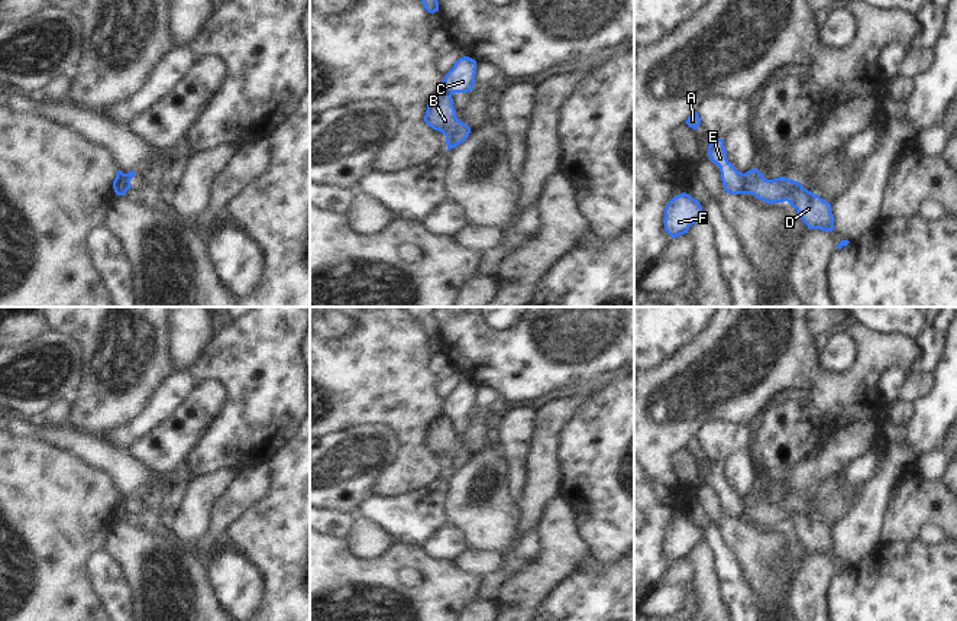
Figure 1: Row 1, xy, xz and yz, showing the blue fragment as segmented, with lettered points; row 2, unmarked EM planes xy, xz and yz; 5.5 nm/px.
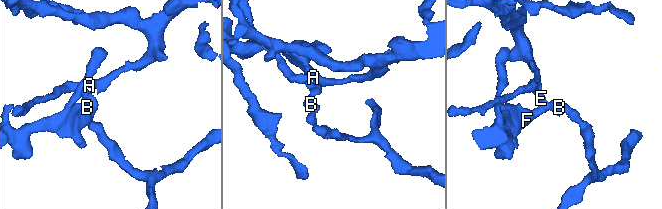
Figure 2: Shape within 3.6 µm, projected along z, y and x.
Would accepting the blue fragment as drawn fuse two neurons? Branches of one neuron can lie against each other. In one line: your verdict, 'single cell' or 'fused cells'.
fused cells

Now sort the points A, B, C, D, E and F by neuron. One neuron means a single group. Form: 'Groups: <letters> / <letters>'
Groups: A B D / C E F

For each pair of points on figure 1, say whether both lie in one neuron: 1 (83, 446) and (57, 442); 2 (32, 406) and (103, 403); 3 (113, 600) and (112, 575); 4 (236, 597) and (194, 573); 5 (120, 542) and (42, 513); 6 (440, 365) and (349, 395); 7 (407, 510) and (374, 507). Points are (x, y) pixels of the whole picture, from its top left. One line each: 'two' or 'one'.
1: one
2: two
3: one
4: two
5: two
6: two
7: one

